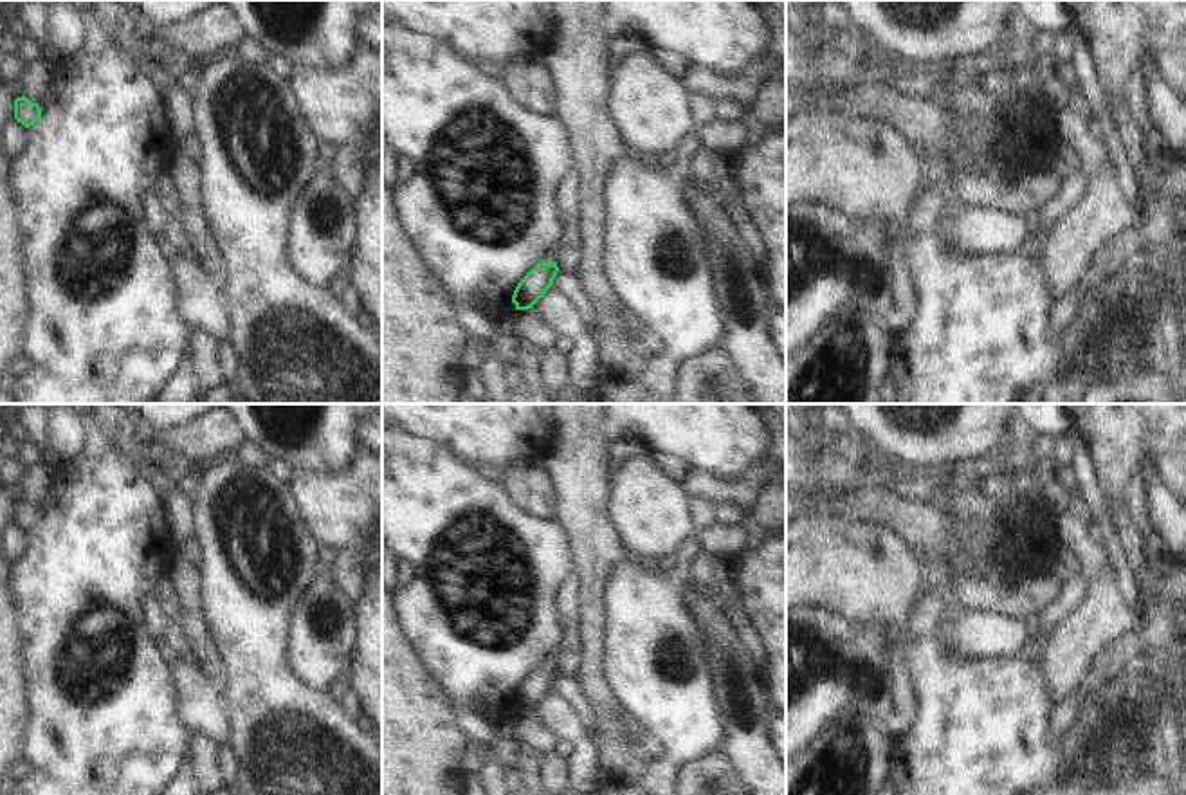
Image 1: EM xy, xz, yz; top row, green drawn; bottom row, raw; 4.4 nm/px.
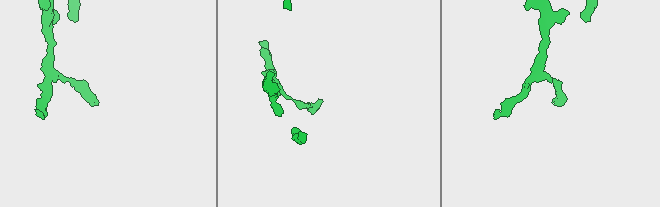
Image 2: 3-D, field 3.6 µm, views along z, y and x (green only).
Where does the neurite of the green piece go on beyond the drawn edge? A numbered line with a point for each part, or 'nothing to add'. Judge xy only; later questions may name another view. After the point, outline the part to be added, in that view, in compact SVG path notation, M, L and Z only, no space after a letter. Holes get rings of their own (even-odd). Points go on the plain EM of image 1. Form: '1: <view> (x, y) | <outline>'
nothing to add

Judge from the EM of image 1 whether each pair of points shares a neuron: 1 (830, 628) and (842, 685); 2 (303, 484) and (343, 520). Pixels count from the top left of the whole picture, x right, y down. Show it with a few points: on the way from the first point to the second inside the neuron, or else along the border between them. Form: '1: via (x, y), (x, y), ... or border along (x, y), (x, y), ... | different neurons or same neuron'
1: via (858, 657), (884, 680), (882, 696), (871, 698) | same neuron
2: via (312, 491), (334, 511) | same neuron

